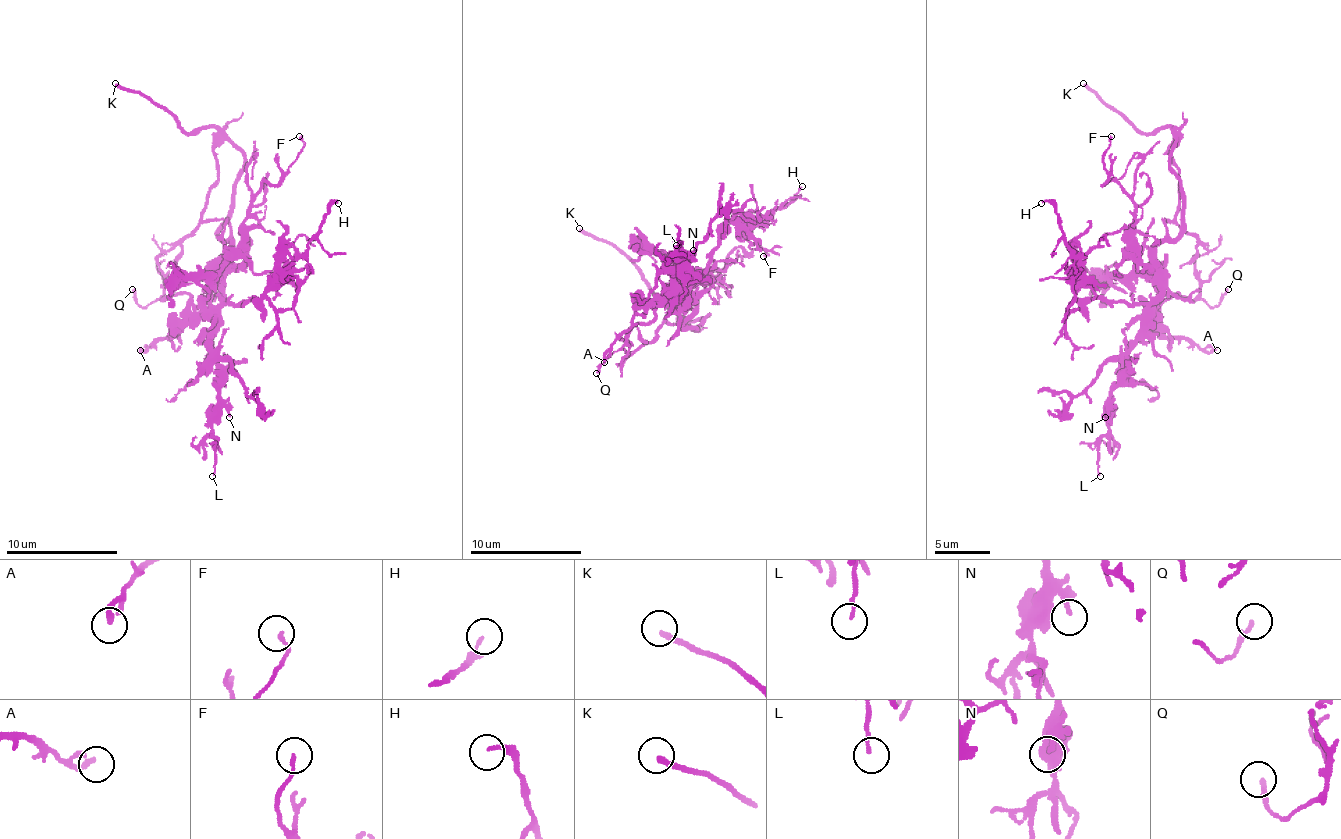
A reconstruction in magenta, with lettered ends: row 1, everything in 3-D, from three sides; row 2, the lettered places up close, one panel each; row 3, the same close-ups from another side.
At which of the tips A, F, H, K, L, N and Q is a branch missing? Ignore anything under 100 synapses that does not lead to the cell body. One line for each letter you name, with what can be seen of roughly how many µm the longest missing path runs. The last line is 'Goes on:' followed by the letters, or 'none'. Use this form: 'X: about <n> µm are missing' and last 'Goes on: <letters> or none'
K: about 80 µm are missing
Goes on: K

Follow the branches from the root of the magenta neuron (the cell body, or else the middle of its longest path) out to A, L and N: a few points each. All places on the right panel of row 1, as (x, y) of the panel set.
A: (1166, 242), (1155, 248), (1155, 289), (1161, 331), (1166, 337), (1189, 337), (1200, 348), (1217, 350)
L: (1166, 242), (1155, 248), (1158, 298), (1150, 306), (1150, 328), (1130, 350), (1128, 375), (1111, 392), (1100, 476)
N: (1166, 242), (1155, 248), (1158, 298), (1150, 306), (1150, 328), (1130, 350), (1130, 370), (1111, 392), (1105, 417)

